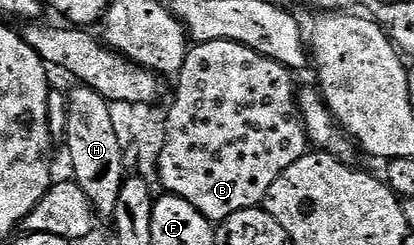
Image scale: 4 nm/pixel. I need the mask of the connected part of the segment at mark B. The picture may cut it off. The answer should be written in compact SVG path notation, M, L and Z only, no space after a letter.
M224 39L223 41L207 41L190 46L187 57L183 61L183 69L178 71L175 76L177 100L170 107L167 107L165 144L163 145L163 153L155 164L157 175L161 178L162 185L165 186L164 190L168 194L183 197L183 201L195 205L195 209L199 209L199 213L203 213L203 217L214 225L224 222L225 219L243 209L261 207L267 197L267 189L271 189L271 185L275 185L275 181L279 181L283 169L291 169L291 165L295 165L295 161L299 161L299 157L307 154L311 147L309 132L306 131L305 120L301 117L299 86L297 87L294 79L296 78L292 71L282 63L267 58L266 55L260 54L257 50L239 42Z

